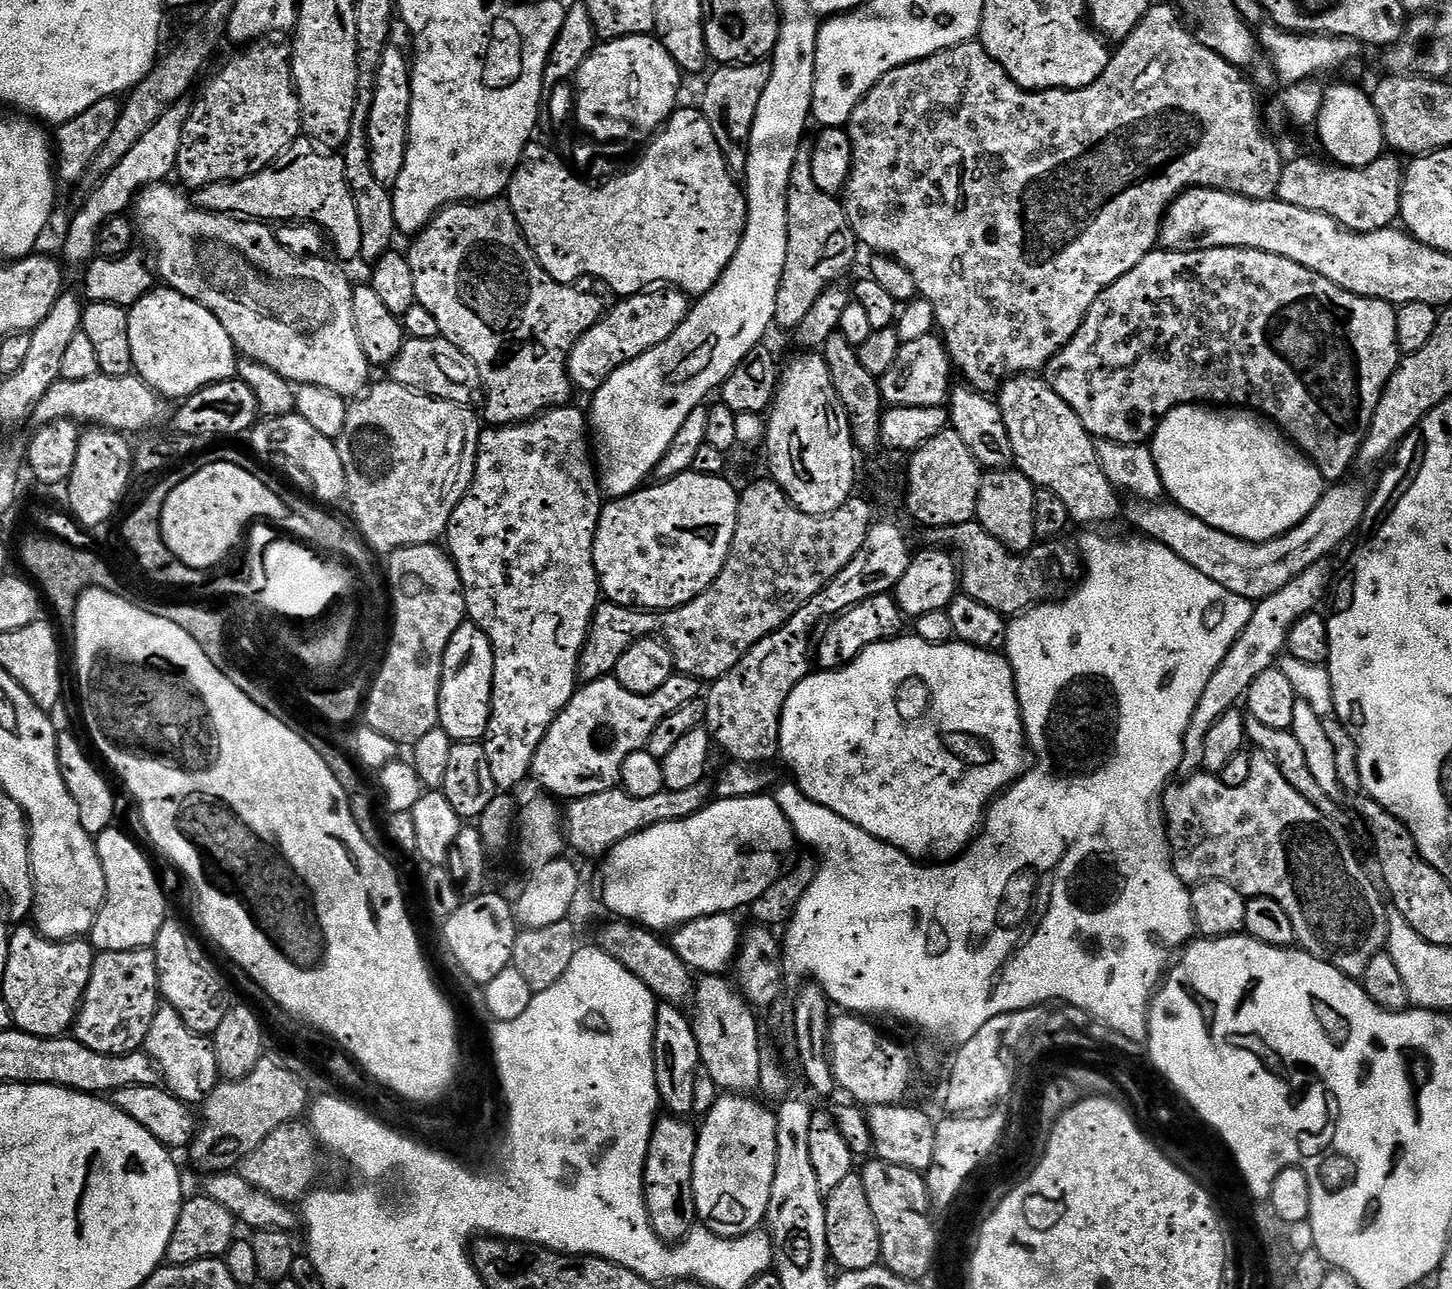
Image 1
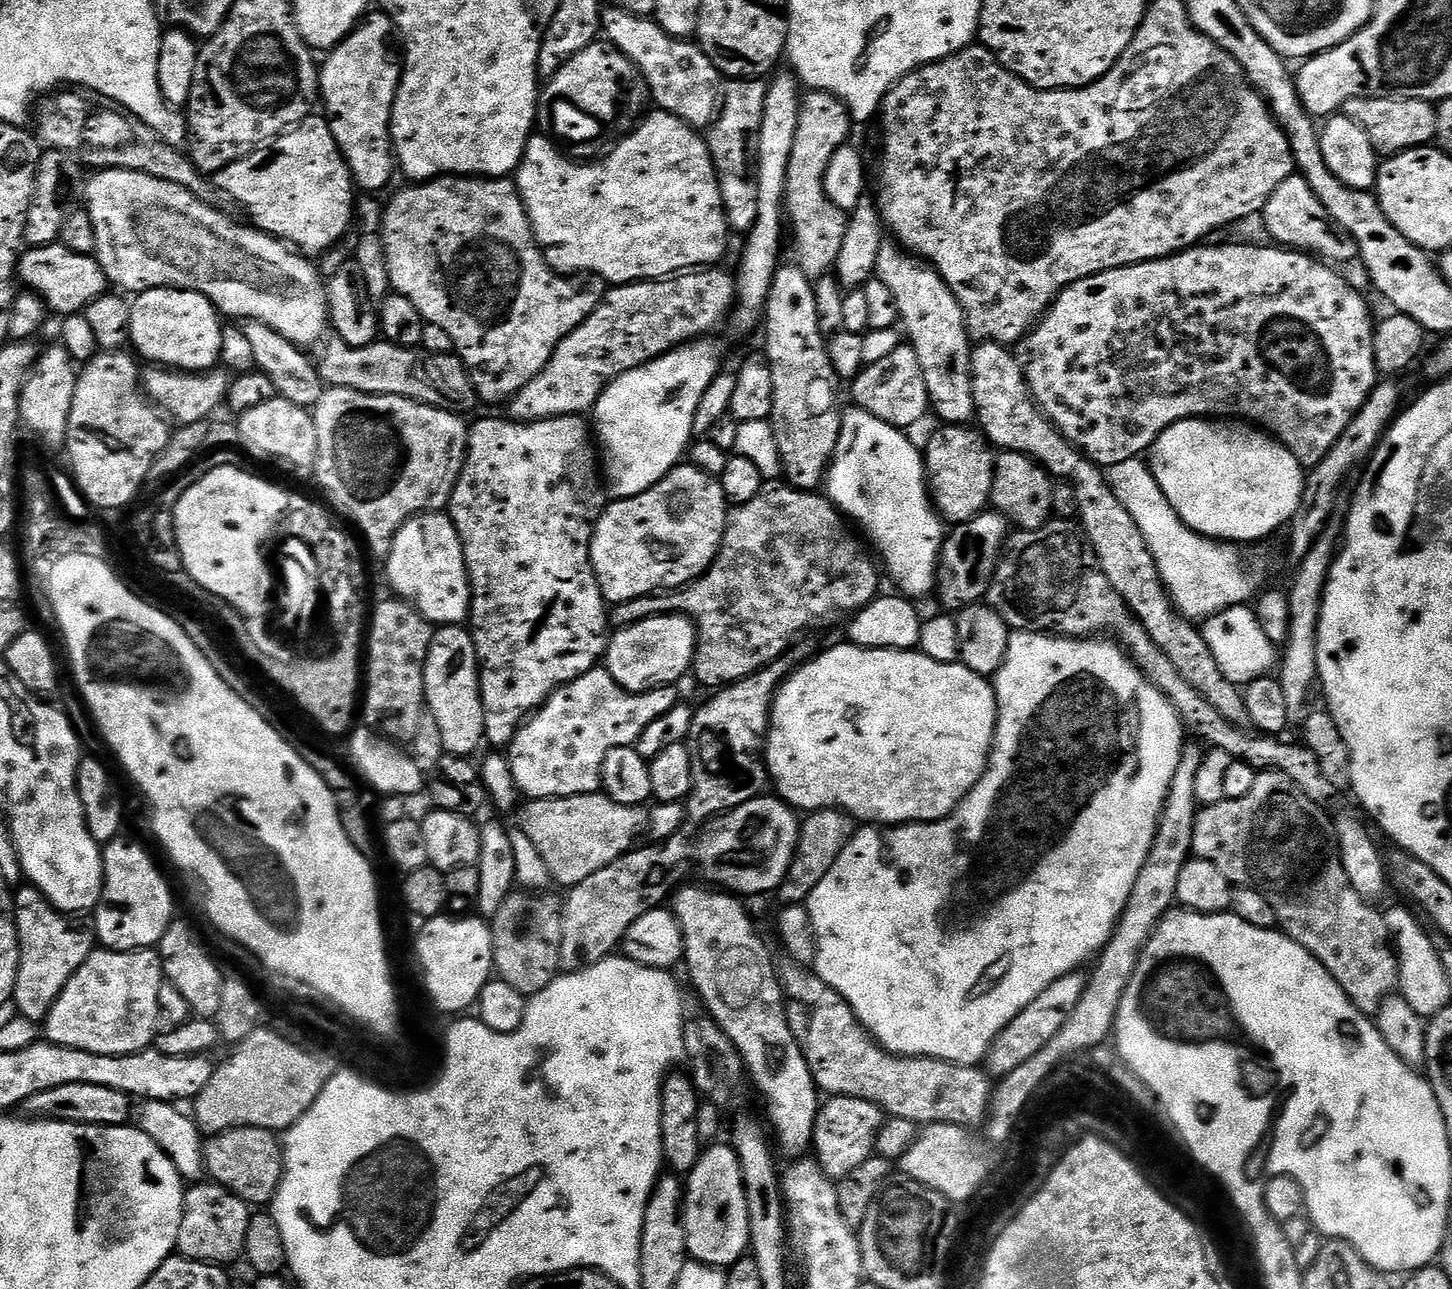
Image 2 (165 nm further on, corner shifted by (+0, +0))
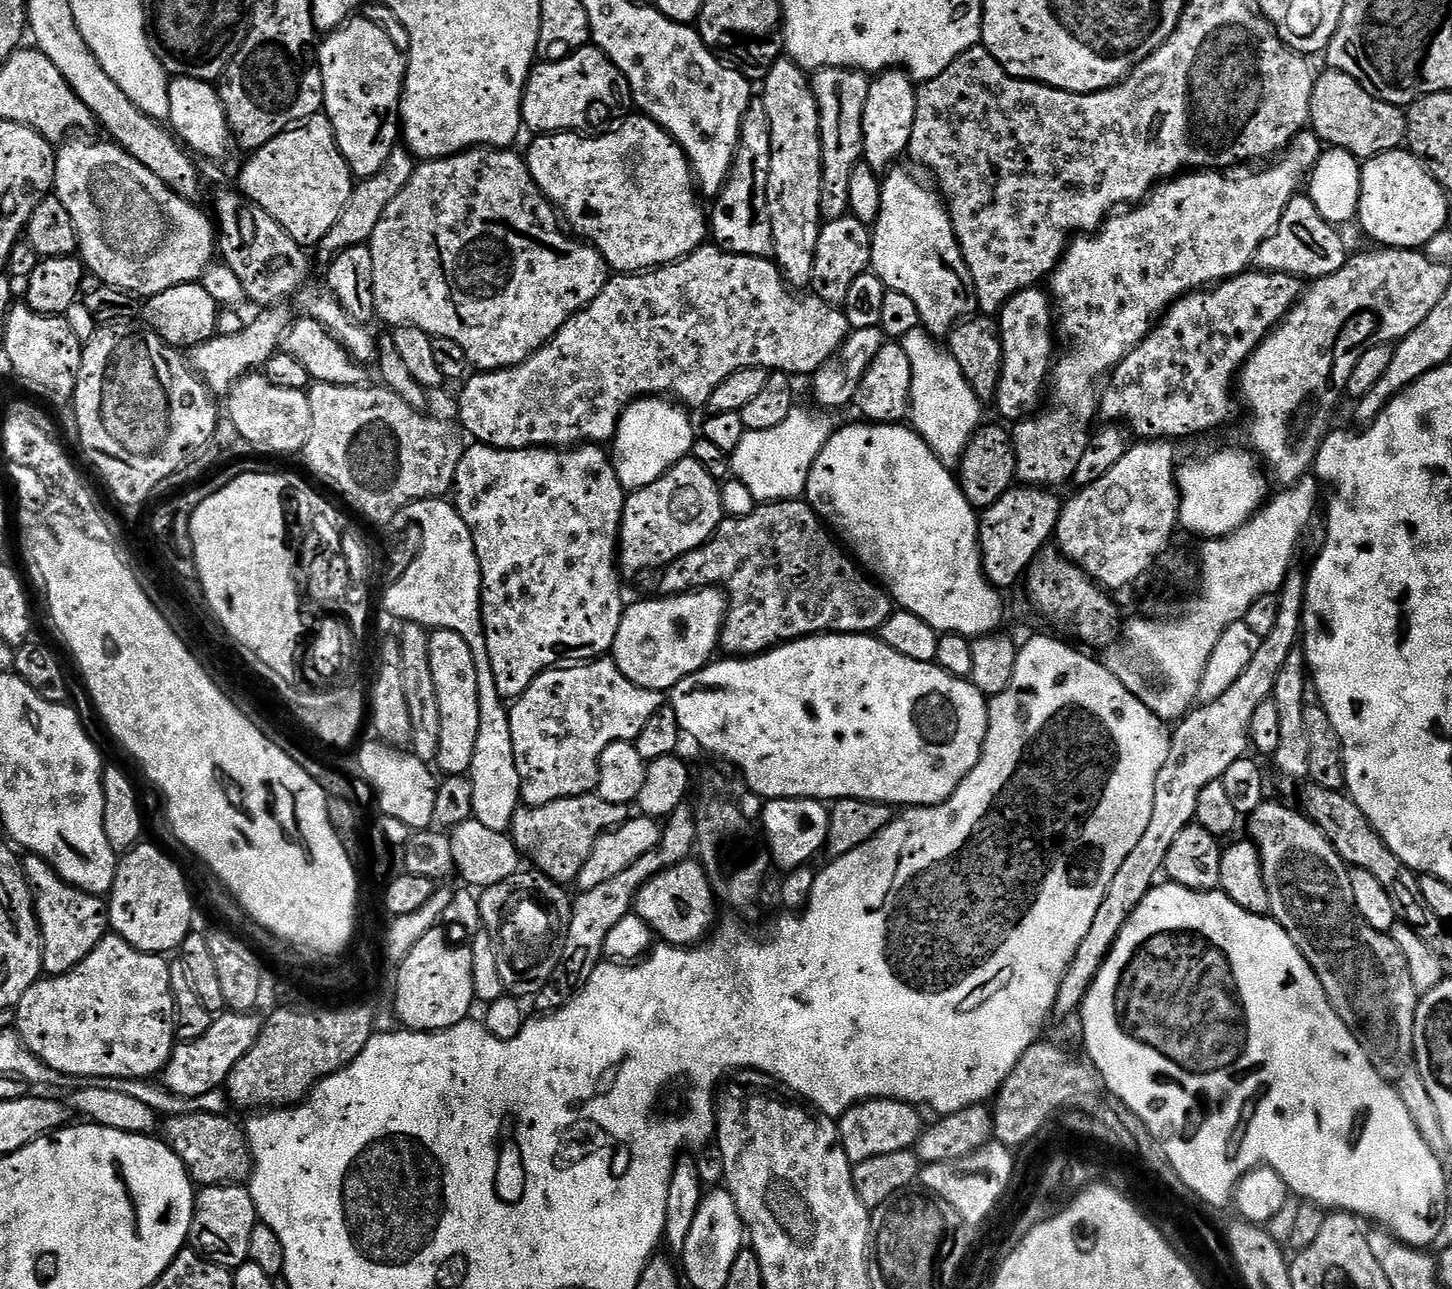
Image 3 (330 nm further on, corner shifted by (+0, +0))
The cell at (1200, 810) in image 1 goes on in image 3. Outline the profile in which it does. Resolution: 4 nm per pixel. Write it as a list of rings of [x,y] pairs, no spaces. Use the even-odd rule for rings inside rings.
[[[1265,802],[1246,820],[1247,835],[1260,852],[1262,874],[1270,894],[1271,919],[1284,927],[1294,946],[1298,946],[1306,962],[1310,962],[1322,982],[1322,990],[1326,990],[1326,998],[1342,1022],[1355,1032],[1358,1042],[1372,1059],[1374,1070],[1378,1070],[1384,1080],[1398,1082],[1406,1073],[1413,1071],[1416,1054],[1414,1018],[1418,993],[1410,978],[1410,966],[1406,966],[1406,958],[1402,950],[1398,950],[1398,942],[1394,942],[1389,933],[1374,930],[1374,926],[1358,914],[1354,906],[1354,889],[1350,886],[1349,865],[1344,863],[1338,850],[1334,850],[1330,838],[1326,838],[1323,830],[1303,811],[1293,808]]]

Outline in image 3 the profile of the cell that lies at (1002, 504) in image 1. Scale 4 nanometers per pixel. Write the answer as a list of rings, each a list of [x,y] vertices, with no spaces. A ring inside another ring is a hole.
[[[1305,130],[1293,138],[1286,151],[1279,157],[1280,164],[1269,163],[1267,166],[1233,166],[1231,168],[1221,168],[1219,170],[1188,170],[1179,176],[1172,177],[1171,180],[1163,181],[1156,185],[1139,204],[1125,207],[1115,214],[1109,215],[1108,219],[1100,225],[1099,229],[1091,234],[1080,234],[1069,243],[1068,251],[1065,252],[1060,264],[1050,277],[1050,292],[1058,301],[1058,332],[1068,339],[1068,344],[1072,349],[1064,357],[1055,361],[1054,367],[1050,373],[1050,392],[1056,395],[1056,404],[1060,408],[1041,410],[1017,423],[1011,429],[1012,445],[1016,450],[1016,479],[1021,485],[1034,488],[1047,488],[1049,490],[1059,489],[1059,484],[1064,484],[1075,477],[1078,470],[1078,462],[1082,454],[1086,454],[1088,437],[1093,431],[1094,423],[1092,419],[1097,419],[1100,406],[1101,393],[1096,392],[1096,380],[1100,380],[1104,375],[1111,373],[1116,367],[1128,357],[1128,355],[1140,345],[1149,332],[1156,327],[1158,321],[1167,313],[1169,307],[1176,303],[1182,296],[1189,292],[1199,292],[1207,289],[1209,286],[1221,284],[1223,280],[1229,280],[1232,276],[1241,276],[1242,273],[1249,271],[1253,267],[1258,248],[1266,238],[1270,238],[1276,232],[1278,222],[1286,210],[1286,206],[1292,200],[1293,196],[1301,191],[1306,177],[1311,173],[1320,161],[1322,151],[1322,141],[1315,132]]]

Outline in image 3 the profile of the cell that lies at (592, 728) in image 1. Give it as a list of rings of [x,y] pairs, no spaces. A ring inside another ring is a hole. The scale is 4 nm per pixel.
[[[597,658],[591,662],[580,662],[575,666],[557,666],[548,669],[538,678],[534,678],[534,682],[526,691],[511,705],[509,711],[510,733],[513,739],[514,762],[517,763],[518,778],[521,779],[520,799],[529,808],[537,808],[543,804],[549,804],[555,800],[562,798],[570,798],[571,796],[587,796],[593,791],[598,782],[598,762],[602,750],[606,750],[606,746],[610,746],[619,740],[631,740],[635,742],[638,734],[642,734],[642,726],[646,726],[646,722],[650,722],[650,717],[665,707],[665,693],[655,692],[654,690],[646,690],[642,686],[638,686],[634,682],[630,682],[630,678],[626,678],[626,674],[622,674],[622,670],[618,670],[616,661],[611,658]]]

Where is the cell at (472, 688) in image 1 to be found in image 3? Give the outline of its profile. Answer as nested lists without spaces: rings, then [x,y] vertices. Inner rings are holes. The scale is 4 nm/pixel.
[[[448,629],[433,631],[430,635],[430,670],[434,670],[442,718],[442,738],[434,764],[437,769],[441,768],[444,776],[462,776],[471,770],[479,728],[478,681],[473,655],[465,639]]]

